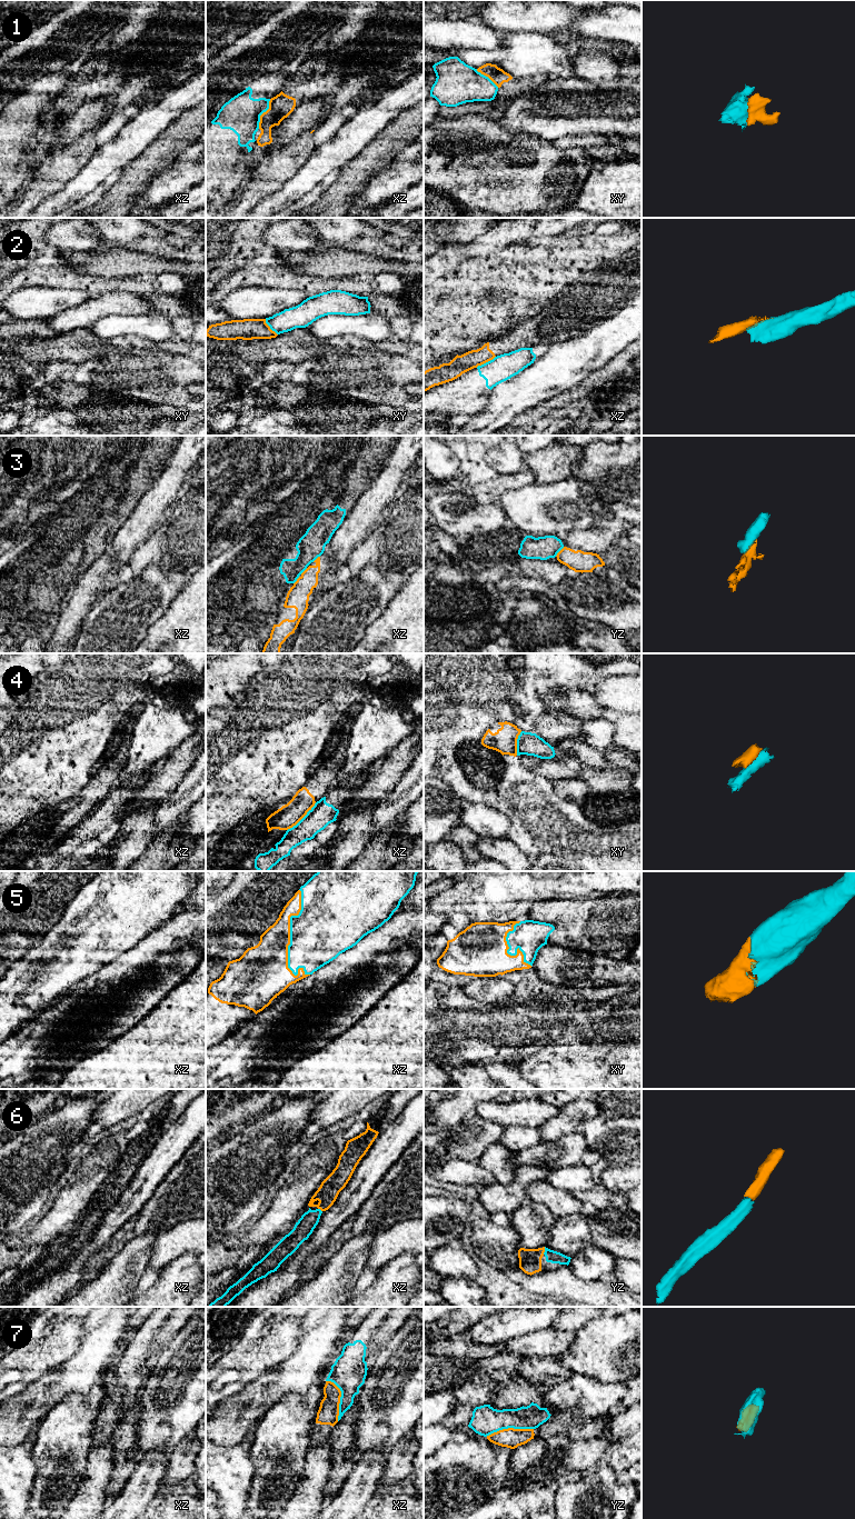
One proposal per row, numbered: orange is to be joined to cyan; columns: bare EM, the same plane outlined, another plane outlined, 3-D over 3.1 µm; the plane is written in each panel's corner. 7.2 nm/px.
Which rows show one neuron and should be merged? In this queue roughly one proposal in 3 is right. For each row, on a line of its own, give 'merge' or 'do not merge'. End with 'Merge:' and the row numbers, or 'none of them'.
1: do not merge
2: do not merge
3: do not merge
4: do not merge
5: merge
6: merge
7: do not merge
Merge: 5, 6

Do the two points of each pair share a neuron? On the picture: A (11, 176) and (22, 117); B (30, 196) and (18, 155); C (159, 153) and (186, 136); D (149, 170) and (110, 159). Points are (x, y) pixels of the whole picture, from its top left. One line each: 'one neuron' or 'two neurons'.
A: one neuron
B: two neurons
C: one neuron
D: two neurons

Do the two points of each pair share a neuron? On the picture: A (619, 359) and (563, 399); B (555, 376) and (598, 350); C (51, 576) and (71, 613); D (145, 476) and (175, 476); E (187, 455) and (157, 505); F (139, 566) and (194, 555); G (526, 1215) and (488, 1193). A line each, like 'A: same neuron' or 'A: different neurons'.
A: same neuron
B: same neuron
C: different neurons
D: different neurons
E: same neuron
F: same neuron
G: different neurons

